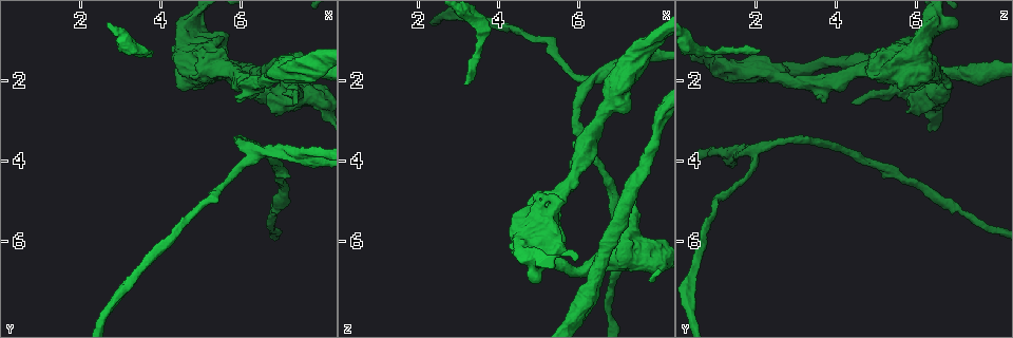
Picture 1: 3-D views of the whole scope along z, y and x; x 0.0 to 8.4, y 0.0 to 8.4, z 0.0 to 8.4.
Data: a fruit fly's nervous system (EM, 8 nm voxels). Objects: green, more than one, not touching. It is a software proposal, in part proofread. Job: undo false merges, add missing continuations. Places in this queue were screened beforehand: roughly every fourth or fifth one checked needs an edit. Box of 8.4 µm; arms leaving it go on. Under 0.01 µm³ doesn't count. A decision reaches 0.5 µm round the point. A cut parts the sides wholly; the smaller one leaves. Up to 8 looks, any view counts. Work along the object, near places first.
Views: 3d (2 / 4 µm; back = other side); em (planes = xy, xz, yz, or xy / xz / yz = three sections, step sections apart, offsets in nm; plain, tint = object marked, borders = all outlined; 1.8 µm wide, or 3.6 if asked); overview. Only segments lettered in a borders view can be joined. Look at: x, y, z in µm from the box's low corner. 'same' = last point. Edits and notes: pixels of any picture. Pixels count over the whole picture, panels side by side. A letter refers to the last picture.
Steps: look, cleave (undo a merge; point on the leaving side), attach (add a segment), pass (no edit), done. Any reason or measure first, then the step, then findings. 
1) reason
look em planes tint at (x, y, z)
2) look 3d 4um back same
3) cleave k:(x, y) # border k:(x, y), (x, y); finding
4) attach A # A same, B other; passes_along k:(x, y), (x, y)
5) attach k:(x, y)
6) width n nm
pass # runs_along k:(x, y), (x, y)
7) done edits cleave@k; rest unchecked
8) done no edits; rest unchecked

branch stops here
look 3d 4um at (3.20, 1.25, 2.10)

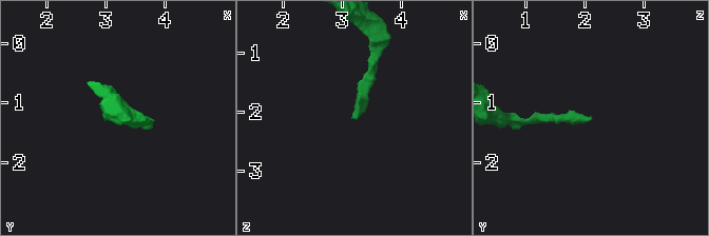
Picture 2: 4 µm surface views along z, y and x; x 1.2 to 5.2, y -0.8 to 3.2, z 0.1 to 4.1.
now the EM
look em xy step 8 borders at (3.15, 1.25, 2.05)

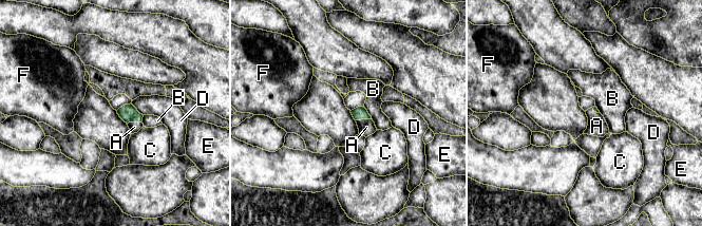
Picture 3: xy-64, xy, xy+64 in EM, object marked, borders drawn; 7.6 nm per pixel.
another direction
look em xz step 16 borders same

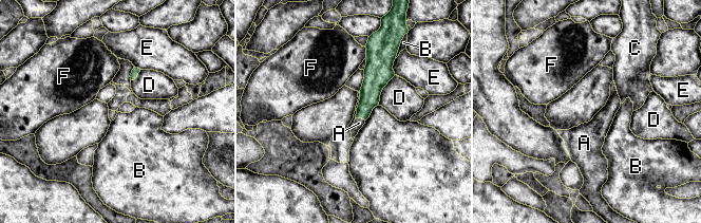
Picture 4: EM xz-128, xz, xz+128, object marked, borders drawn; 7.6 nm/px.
longest_contact D 260 nm
attach 4:(359, 123) # A same, B other, C other, D other, E other, F other; passes_along 4:(370, 94), (360, 117), (359, 123); the neuron continues

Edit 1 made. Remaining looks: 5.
sudden change in width
look em 3.6um planes tint at (7.05, 2.35, 6.35)

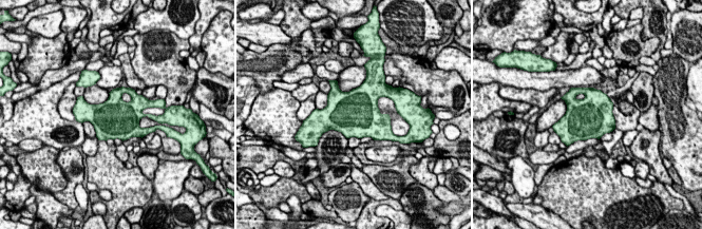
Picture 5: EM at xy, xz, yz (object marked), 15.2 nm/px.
look em 3.6um planes borders same

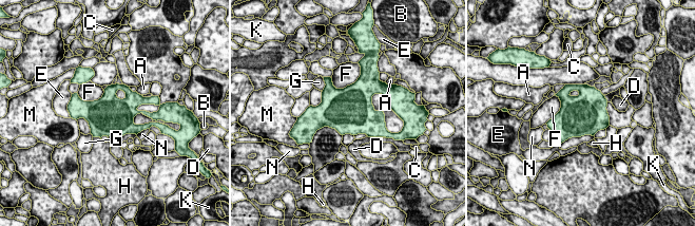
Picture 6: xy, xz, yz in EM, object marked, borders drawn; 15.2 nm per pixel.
pass # A other, B other, C other, D other, E other, F other, G other, H other, K other, M other, N other; border 6:(360, 76), (343, 88), (331, 81); continuous, no second neuron

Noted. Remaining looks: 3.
arms part here
look em planes plain at (7.35, 3.80, 1.35)

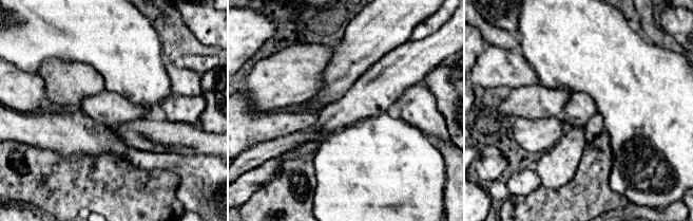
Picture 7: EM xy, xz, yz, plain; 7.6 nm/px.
with the object marked
look em planes tint same

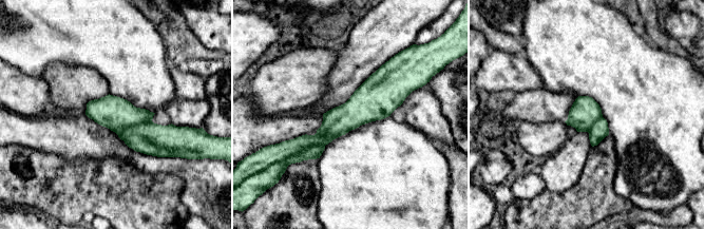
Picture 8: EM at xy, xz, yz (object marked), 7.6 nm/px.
look em planes borders same

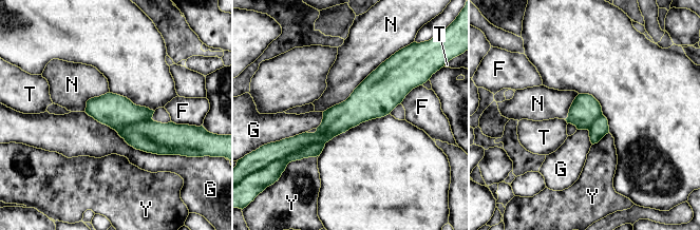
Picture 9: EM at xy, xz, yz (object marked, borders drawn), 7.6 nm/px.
cleave 9:(277, 150) # F other, G other, N other, T other, Y other; border 9:(325, 141), (305, 145), (289, 154); two neurons meet here

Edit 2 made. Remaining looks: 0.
done edits attach@4, cleave@9; rest unchecked

